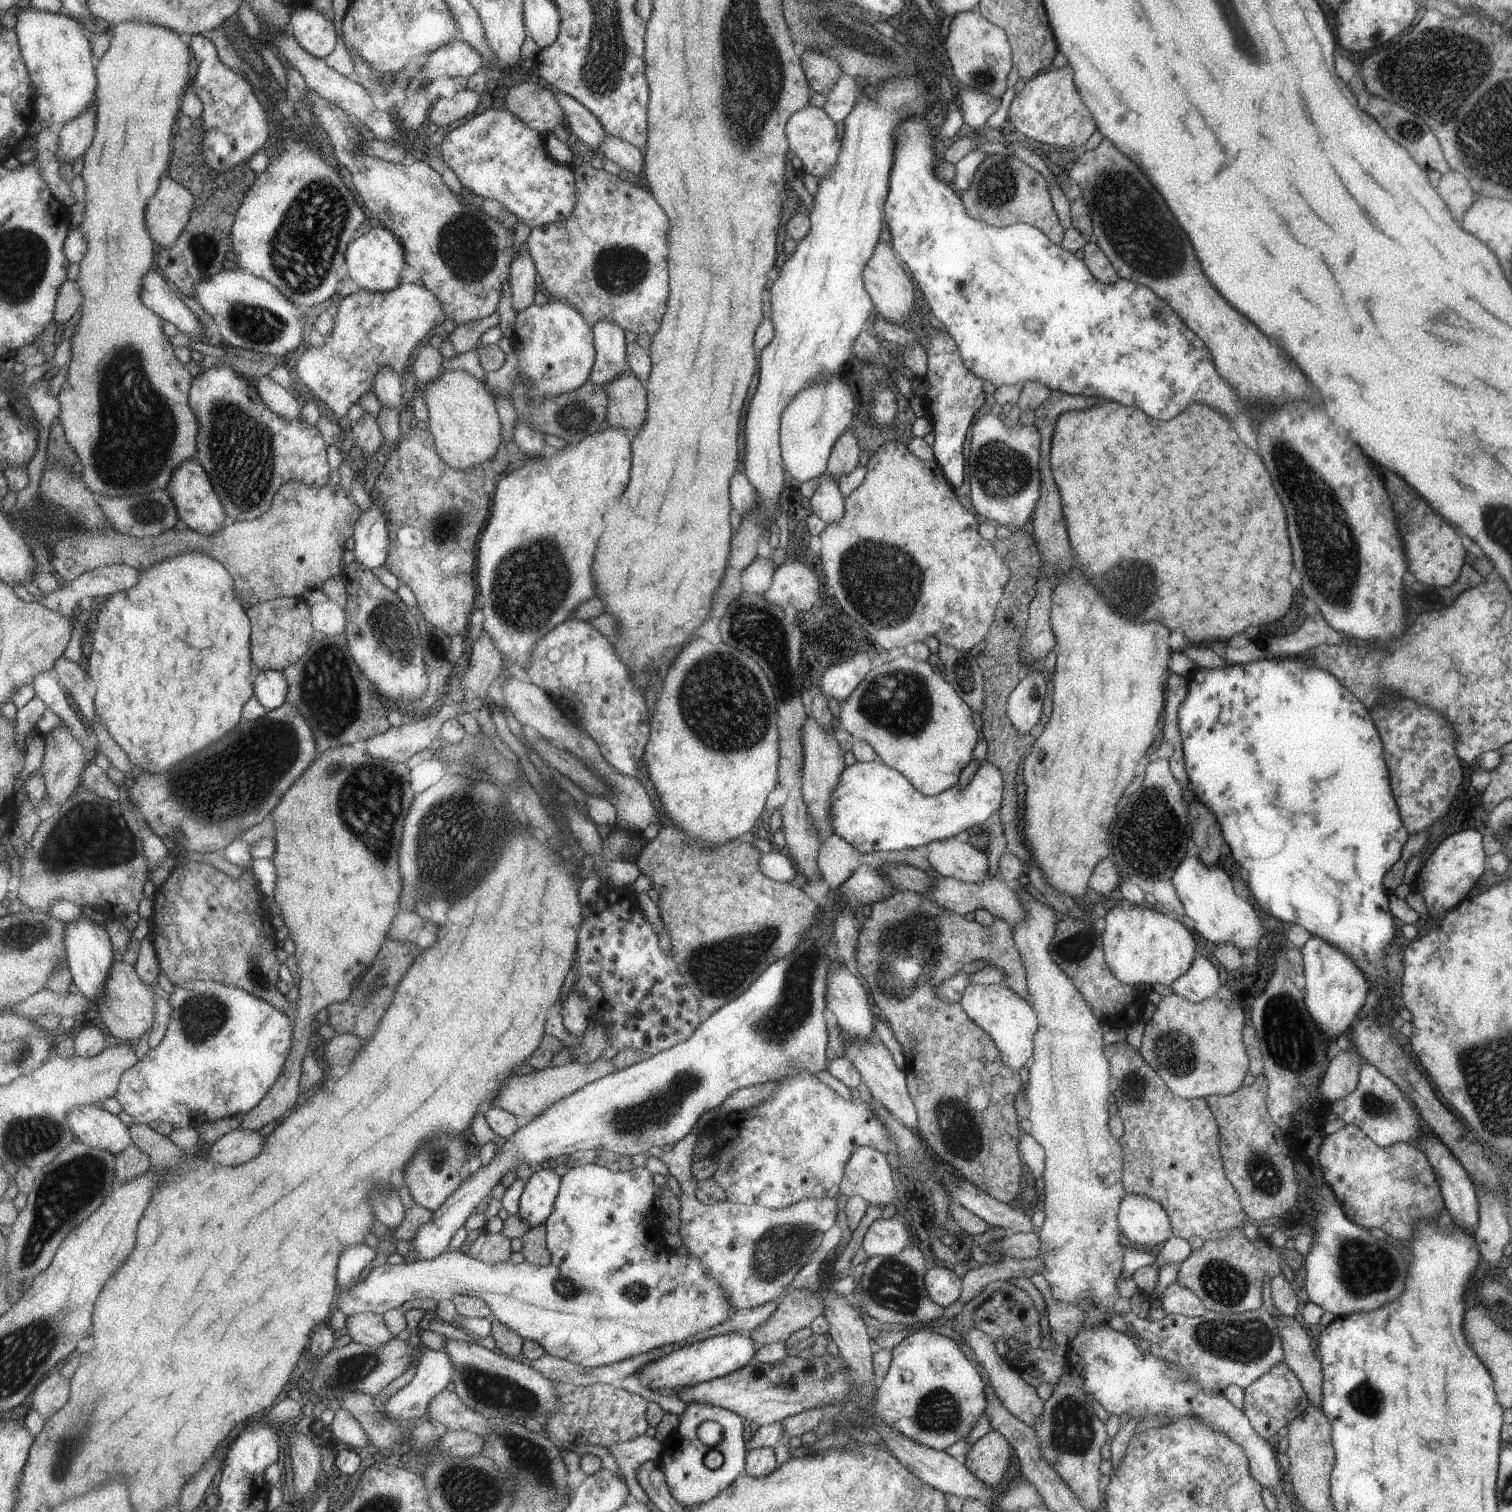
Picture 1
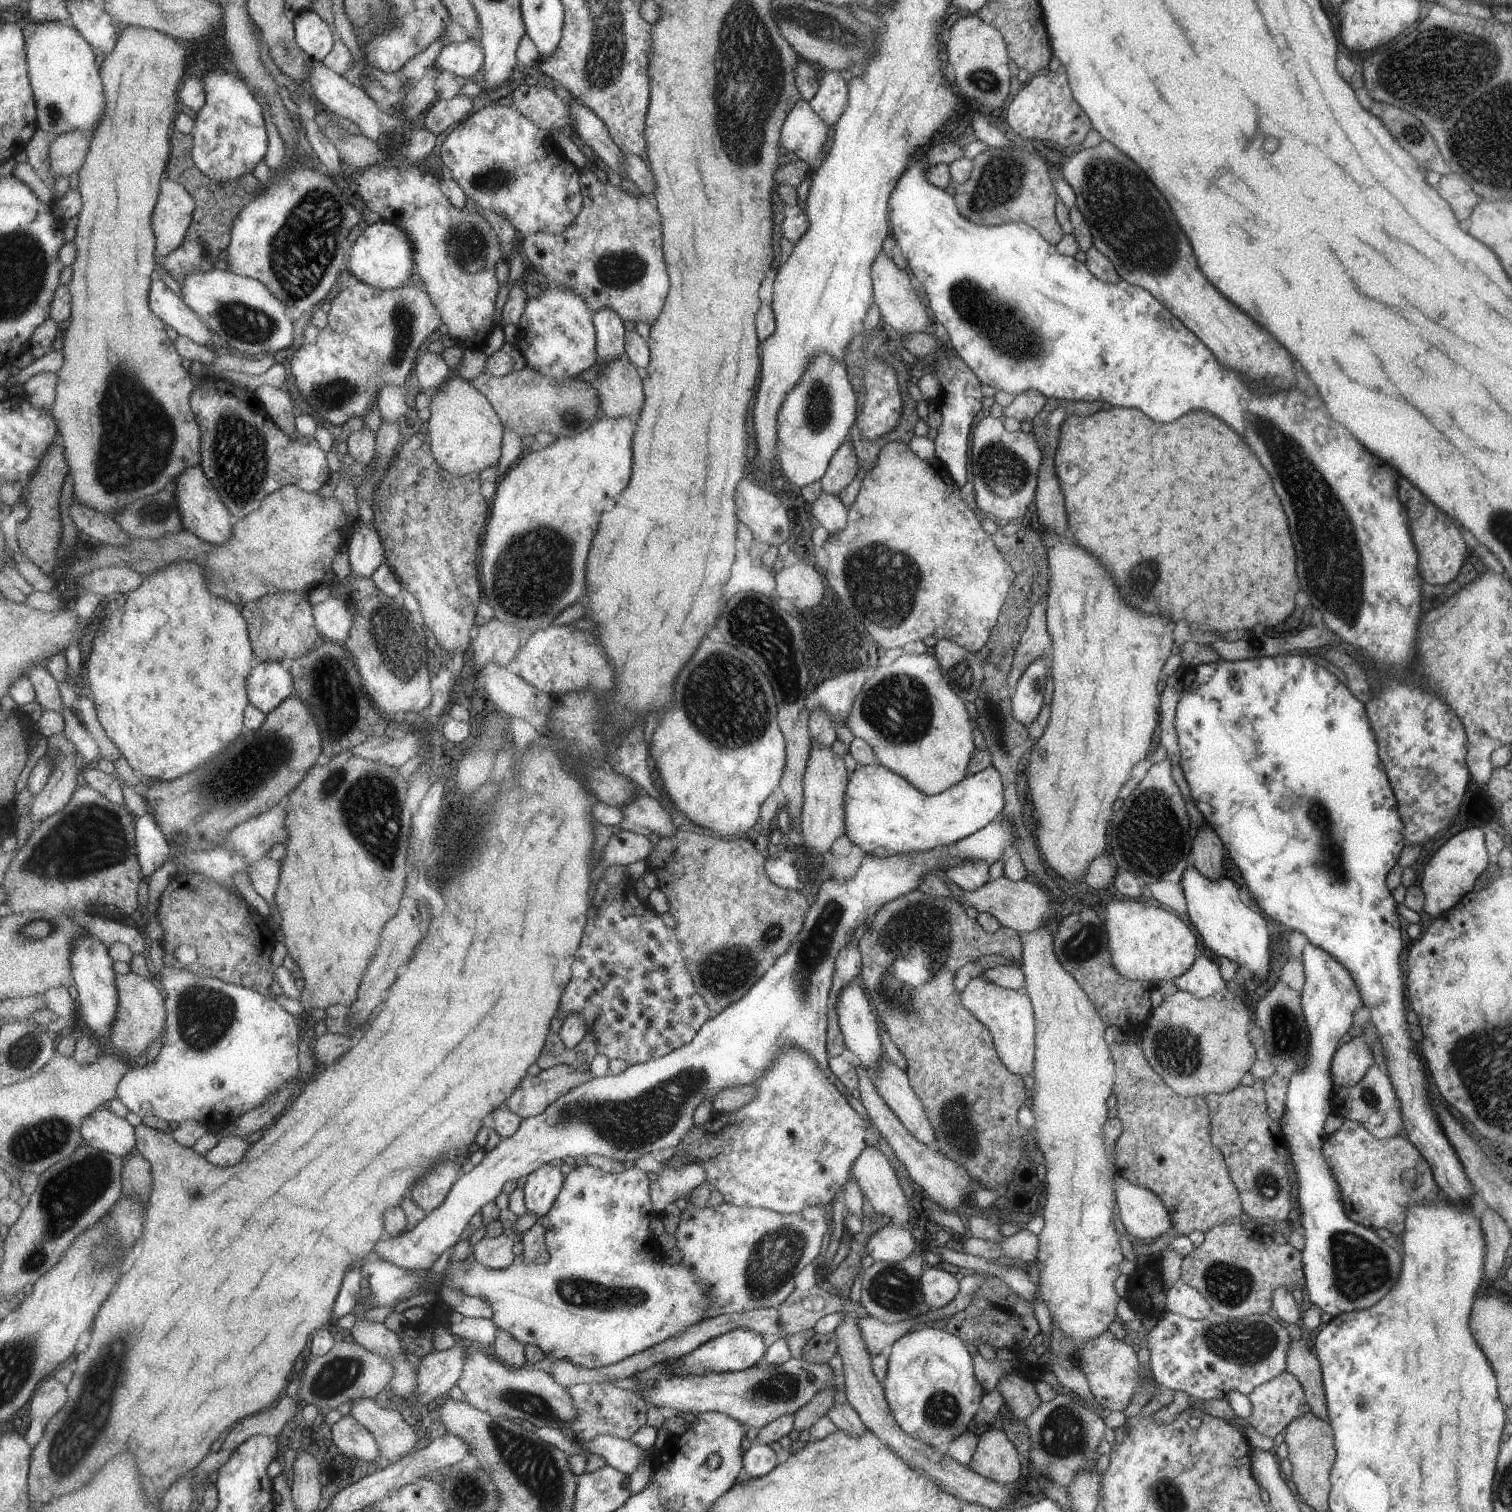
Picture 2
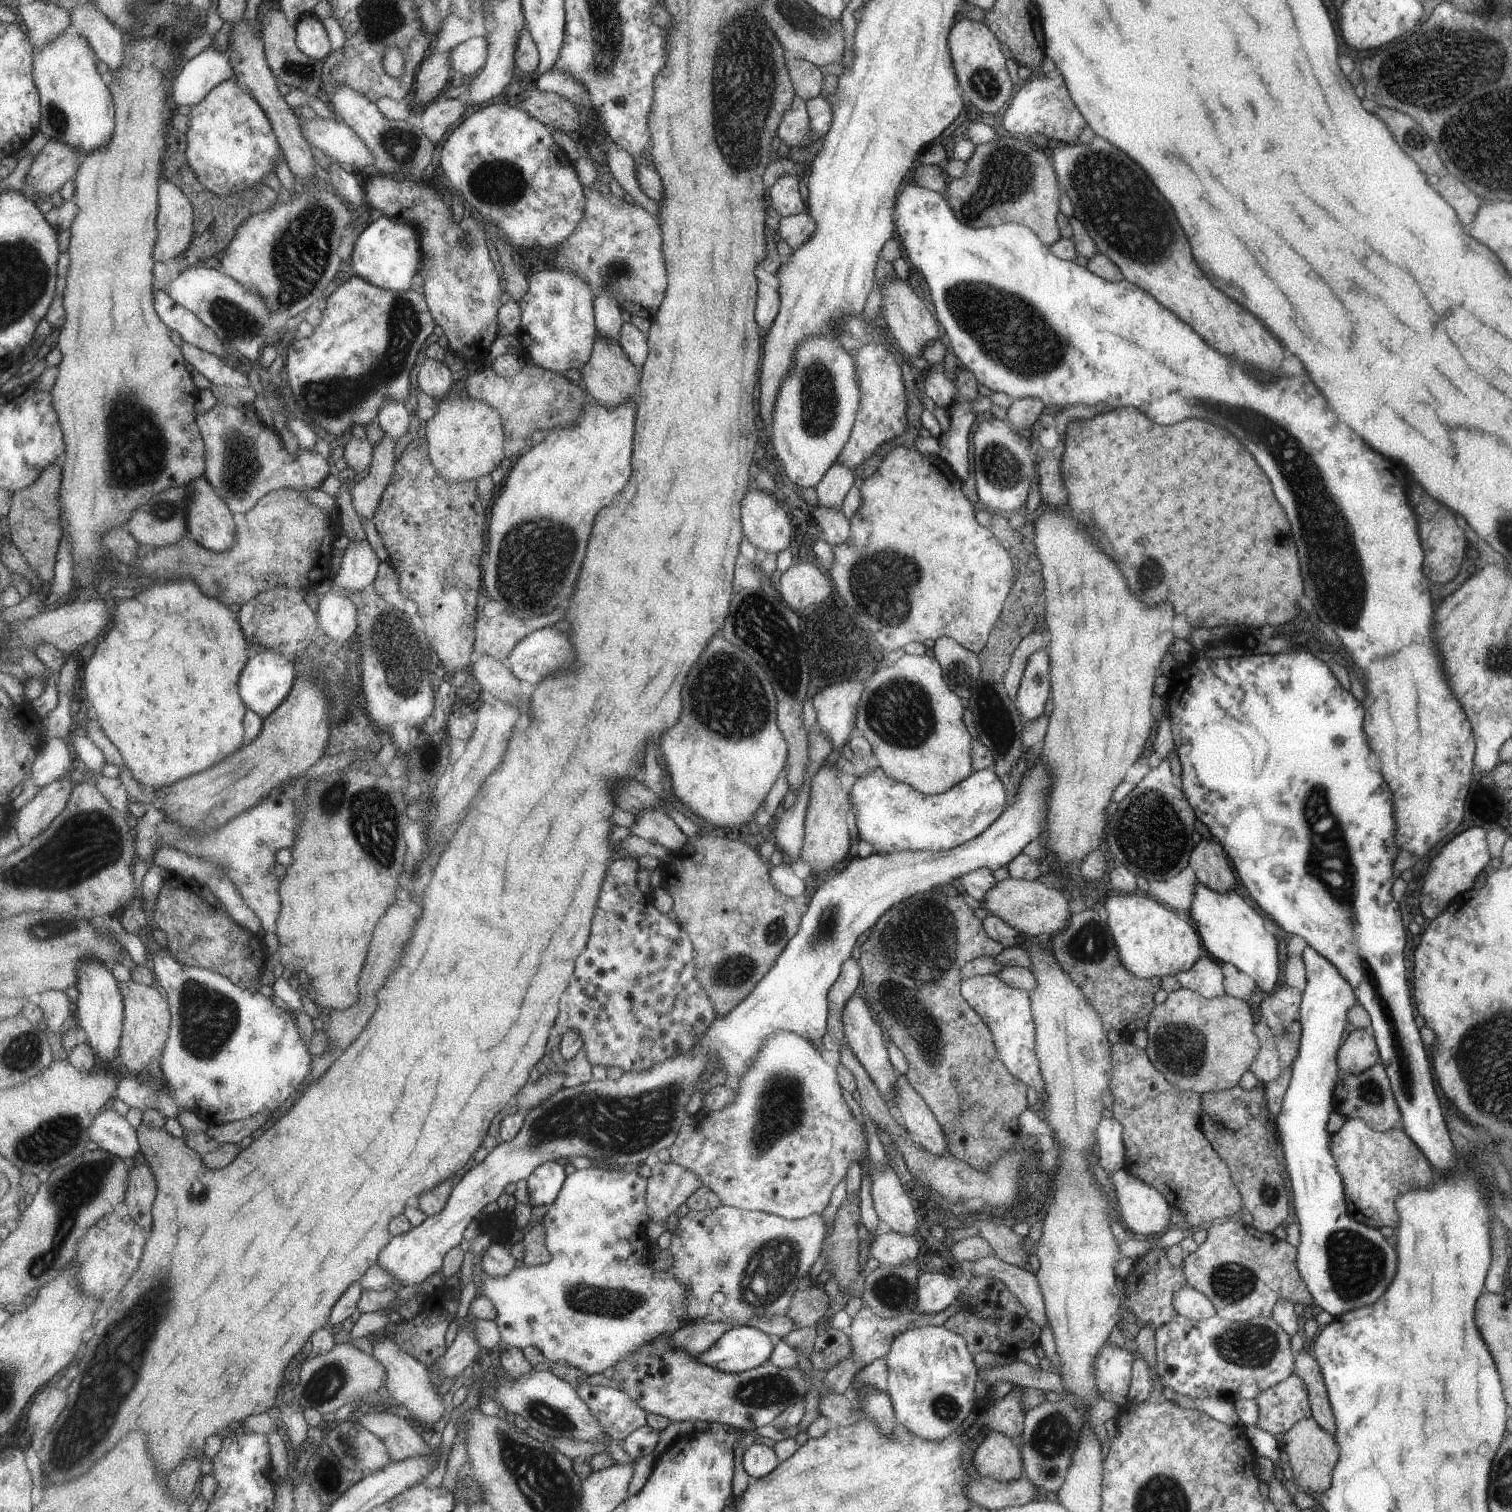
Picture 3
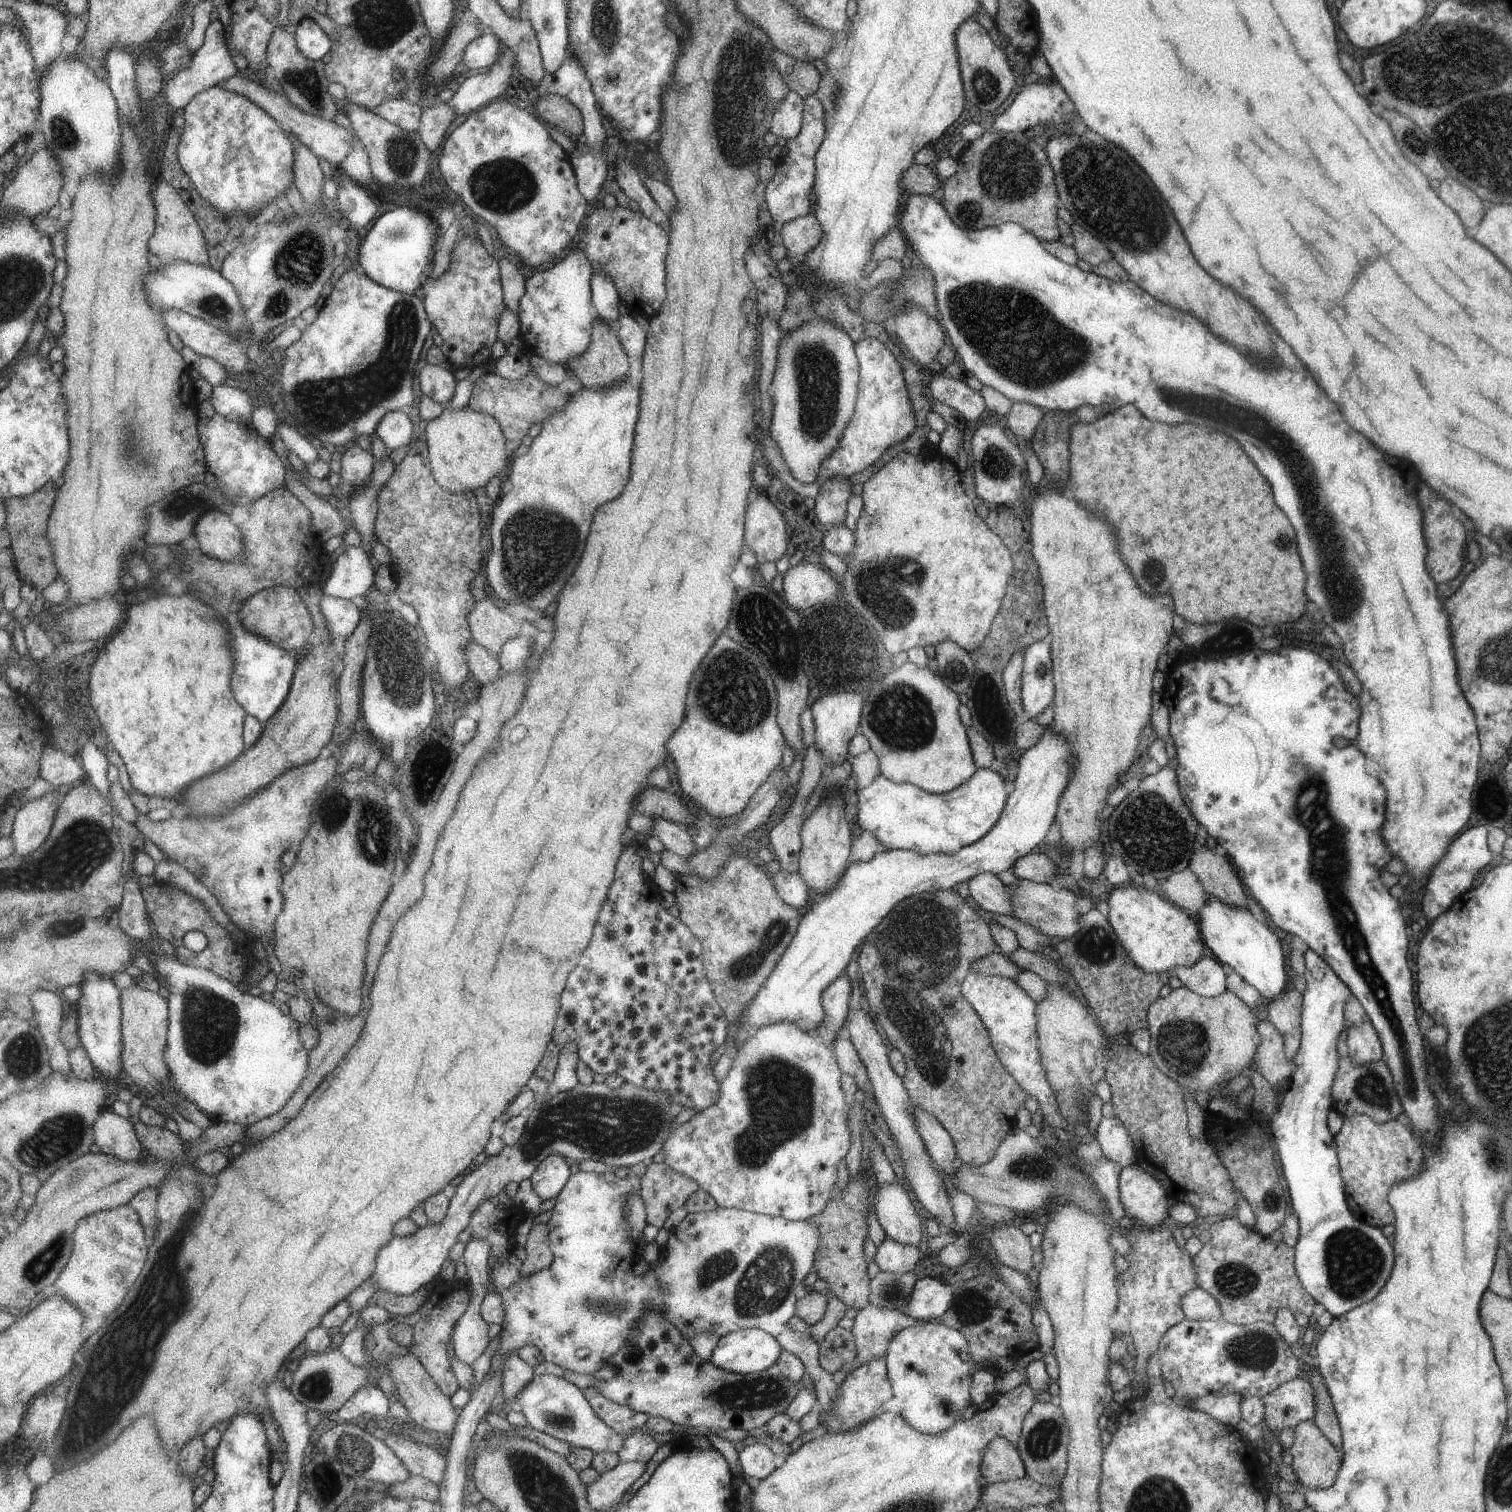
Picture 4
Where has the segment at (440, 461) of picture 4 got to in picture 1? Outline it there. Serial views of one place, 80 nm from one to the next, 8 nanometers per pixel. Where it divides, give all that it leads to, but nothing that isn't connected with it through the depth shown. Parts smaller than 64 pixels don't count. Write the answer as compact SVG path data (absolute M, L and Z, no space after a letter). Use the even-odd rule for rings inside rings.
M462 369L443 372L432 383L424 386L424 397L426 398L430 420L427 428L434 434L436 449L440 457L453 468L465 470L484 464L485 460L492 459L505 436L504 426L498 411L496 400L489 388L486 387L484 380L477 380L469 372Z

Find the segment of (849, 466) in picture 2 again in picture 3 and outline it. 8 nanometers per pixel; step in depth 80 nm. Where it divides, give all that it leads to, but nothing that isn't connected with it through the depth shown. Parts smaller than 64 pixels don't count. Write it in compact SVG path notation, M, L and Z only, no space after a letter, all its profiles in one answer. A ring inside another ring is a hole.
M836 460L815 486L817 505L839 510L842 507L845 493L852 487L853 481L853 473L850 468L843 463L837 463Z

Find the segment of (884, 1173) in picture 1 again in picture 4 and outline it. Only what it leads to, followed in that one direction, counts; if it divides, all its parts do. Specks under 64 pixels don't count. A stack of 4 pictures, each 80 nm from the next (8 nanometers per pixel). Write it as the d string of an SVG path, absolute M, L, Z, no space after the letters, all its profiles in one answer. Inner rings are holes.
M881 1183L876 1188L872 1206L885 1237L923 1248L926 1237L921 1233L919 1215L899 1183Z

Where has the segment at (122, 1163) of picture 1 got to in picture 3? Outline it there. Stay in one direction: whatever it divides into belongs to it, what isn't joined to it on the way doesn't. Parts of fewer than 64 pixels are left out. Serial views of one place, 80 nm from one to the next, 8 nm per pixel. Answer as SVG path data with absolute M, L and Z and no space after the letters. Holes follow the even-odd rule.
M147 1164L132 1166L124 1203L135 1222L148 1233L154 1221L152 1208L158 1195L158 1182L153 1169Z

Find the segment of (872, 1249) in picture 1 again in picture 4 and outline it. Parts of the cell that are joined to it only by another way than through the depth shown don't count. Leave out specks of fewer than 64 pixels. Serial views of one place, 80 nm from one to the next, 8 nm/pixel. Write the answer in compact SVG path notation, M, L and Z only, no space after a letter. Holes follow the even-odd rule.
M885 1237L876 1246L872 1260L877 1264L880 1271L900 1275L913 1268L921 1253L922 1248L906 1245Z

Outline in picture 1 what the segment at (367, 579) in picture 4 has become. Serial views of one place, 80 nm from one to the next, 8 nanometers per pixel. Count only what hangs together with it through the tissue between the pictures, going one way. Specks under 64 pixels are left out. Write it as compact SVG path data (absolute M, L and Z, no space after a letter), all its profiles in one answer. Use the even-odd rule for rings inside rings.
M371 498L370 507L362 512L356 522L353 536L355 562L373 570L385 566L390 549L388 526L386 512Z

